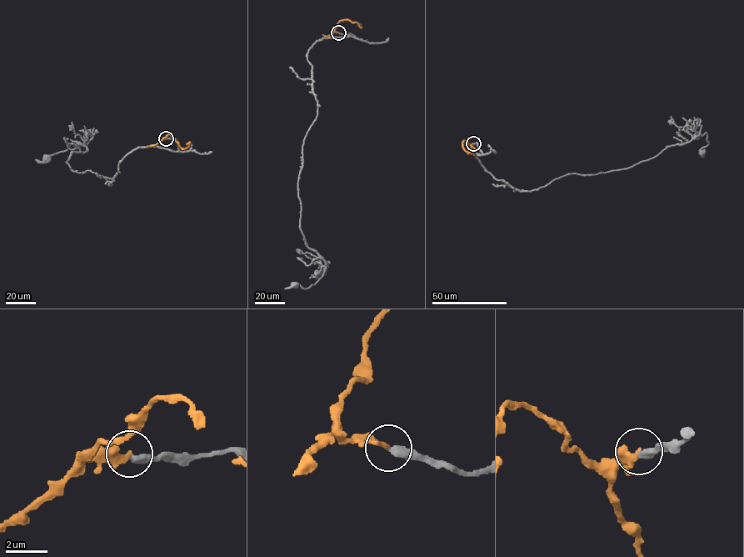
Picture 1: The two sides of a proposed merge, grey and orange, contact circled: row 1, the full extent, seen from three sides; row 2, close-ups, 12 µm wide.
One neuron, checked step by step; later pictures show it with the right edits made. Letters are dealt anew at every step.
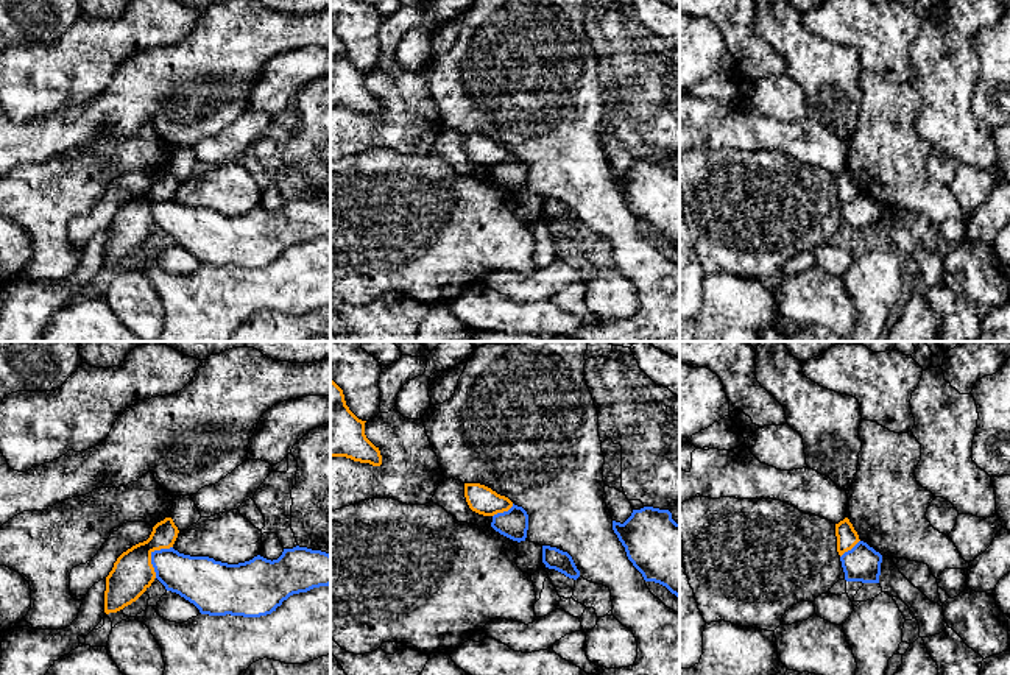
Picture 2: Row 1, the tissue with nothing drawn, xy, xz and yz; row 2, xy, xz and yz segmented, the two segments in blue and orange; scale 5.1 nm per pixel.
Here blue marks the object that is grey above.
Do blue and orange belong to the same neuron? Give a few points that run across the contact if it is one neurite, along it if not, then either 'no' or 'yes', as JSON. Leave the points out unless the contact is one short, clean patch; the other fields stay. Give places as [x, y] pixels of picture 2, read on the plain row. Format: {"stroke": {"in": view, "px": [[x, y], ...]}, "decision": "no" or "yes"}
{"stroke": {"in": "xy", "px": [[172, 197], [156, 200], [151, 204], [155, 228]]}, "decision": "no"}

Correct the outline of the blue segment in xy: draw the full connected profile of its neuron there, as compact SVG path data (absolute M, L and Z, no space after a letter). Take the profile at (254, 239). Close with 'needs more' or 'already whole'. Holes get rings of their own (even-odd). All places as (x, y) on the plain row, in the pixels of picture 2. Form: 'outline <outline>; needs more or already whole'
outline M173 198L151 203L156 229L167 242L193 254L201 265L260 268L271 265L293 245L330 235L330 206L307 198L284 200L277 210L260 206L238 215L215 212L209 207L190 207Z; already whole

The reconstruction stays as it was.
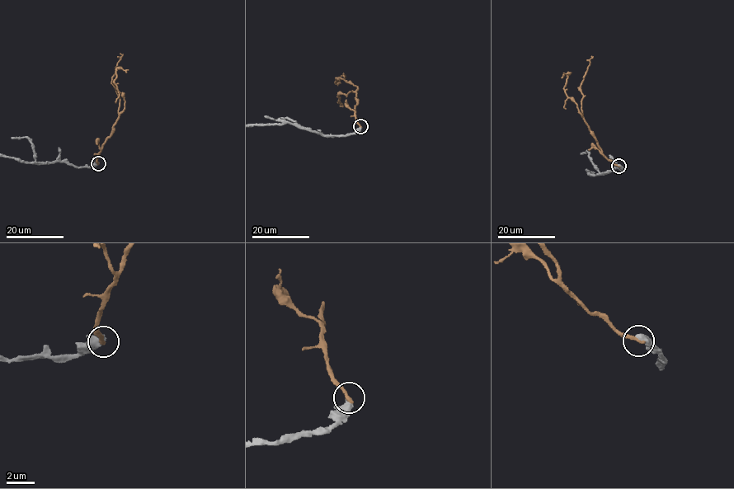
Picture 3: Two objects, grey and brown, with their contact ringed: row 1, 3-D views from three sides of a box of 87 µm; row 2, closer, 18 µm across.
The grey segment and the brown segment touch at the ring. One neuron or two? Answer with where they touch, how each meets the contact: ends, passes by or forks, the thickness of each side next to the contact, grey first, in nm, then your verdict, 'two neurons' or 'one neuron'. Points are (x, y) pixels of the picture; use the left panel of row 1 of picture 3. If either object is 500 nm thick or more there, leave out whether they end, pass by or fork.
(98, 163) | grey passes by | brown ends | 380/280 nm | two neurons

